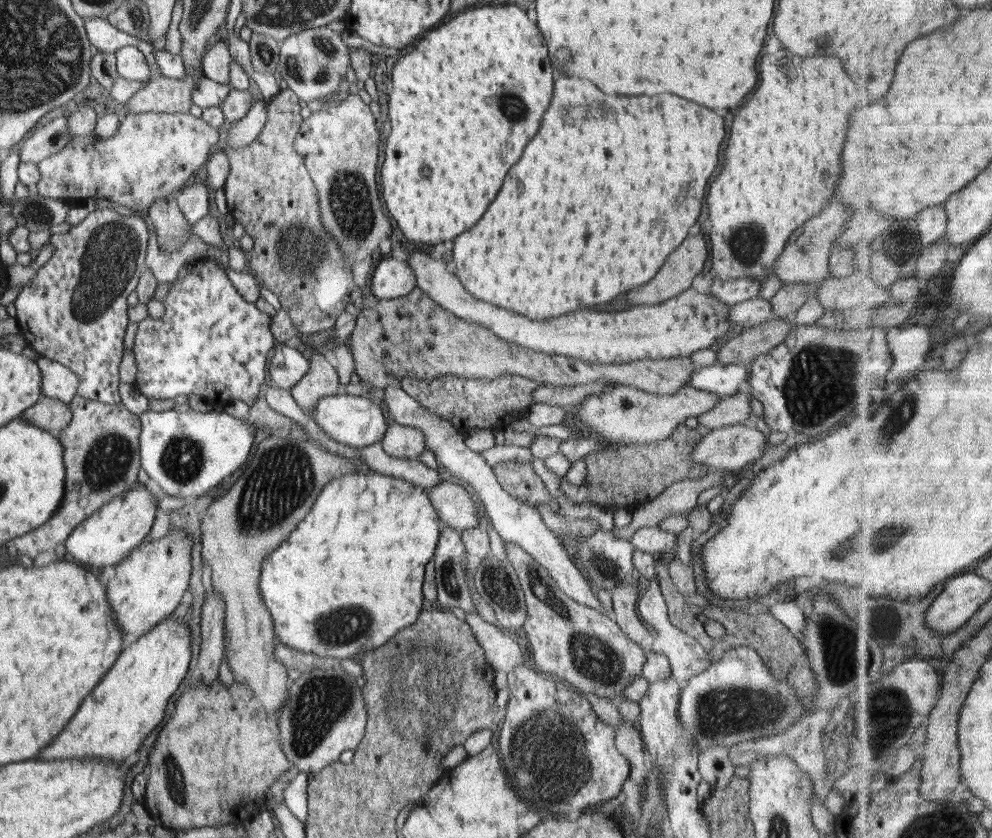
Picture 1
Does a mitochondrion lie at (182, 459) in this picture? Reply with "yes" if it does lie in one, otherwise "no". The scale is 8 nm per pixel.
yes

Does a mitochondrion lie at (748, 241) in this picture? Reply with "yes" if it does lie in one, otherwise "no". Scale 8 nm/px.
yes

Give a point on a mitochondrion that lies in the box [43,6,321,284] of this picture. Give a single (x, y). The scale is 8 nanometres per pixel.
(266, 52)

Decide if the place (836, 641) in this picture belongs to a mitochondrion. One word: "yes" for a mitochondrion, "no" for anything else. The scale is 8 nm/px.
yes

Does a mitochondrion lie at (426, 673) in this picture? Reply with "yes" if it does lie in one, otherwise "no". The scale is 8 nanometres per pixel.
yes

